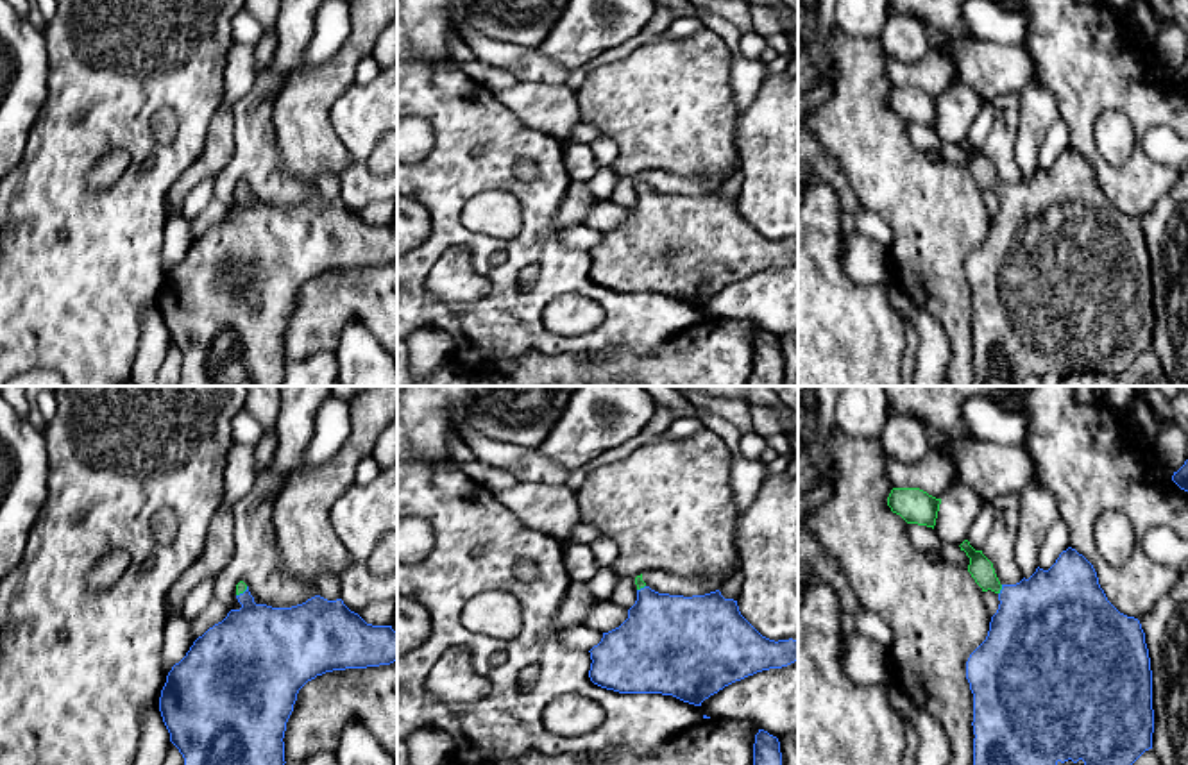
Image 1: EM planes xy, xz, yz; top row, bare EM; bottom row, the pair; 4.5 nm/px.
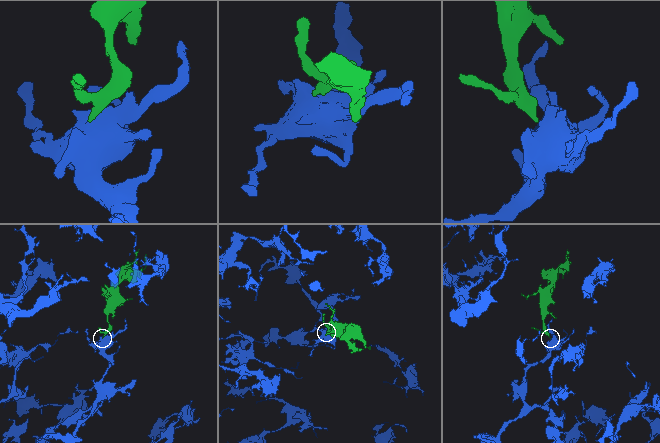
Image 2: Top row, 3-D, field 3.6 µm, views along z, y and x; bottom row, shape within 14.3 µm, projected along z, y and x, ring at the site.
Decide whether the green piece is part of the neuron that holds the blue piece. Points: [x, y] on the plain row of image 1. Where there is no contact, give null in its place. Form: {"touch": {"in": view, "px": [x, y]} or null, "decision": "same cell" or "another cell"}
{"touch": {"in": "yz", "px": [1001, 190]}, "decision": "same cell"}

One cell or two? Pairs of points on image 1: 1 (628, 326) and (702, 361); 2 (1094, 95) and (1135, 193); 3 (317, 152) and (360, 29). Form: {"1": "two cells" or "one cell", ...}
{"1": "two cells", "2": "one cell", "3": "one cell"}

